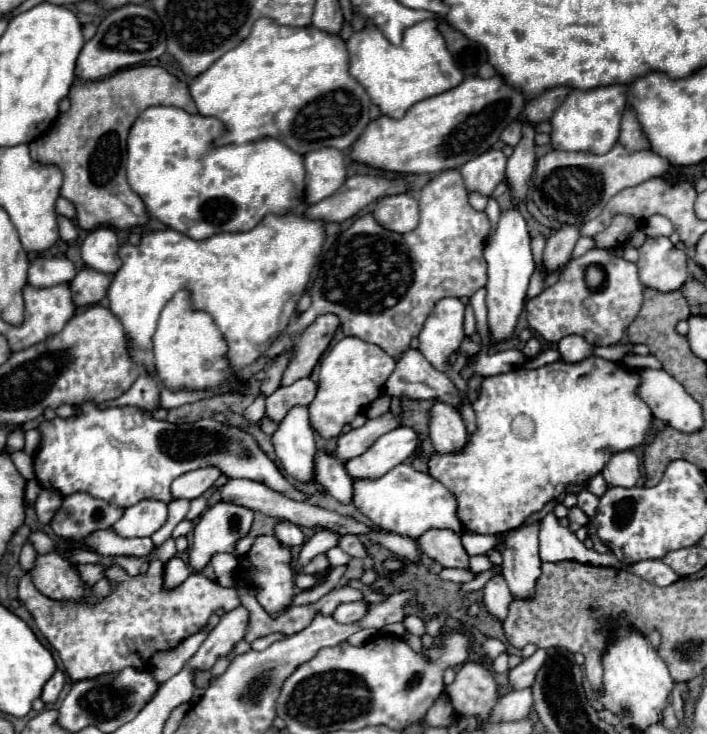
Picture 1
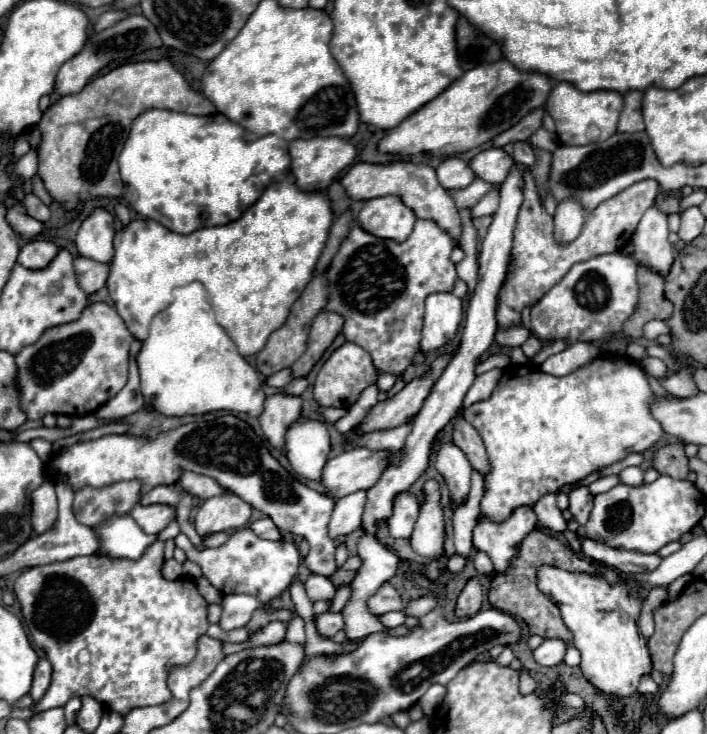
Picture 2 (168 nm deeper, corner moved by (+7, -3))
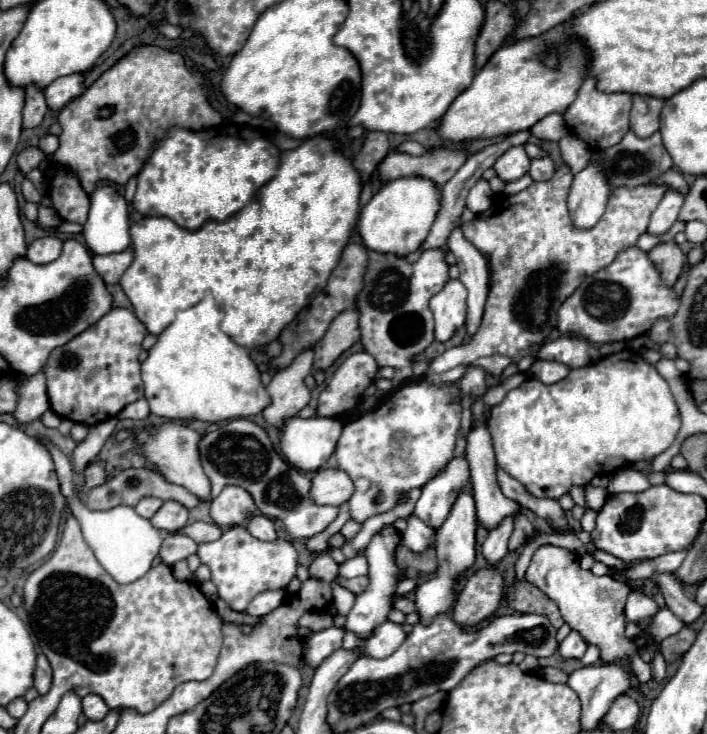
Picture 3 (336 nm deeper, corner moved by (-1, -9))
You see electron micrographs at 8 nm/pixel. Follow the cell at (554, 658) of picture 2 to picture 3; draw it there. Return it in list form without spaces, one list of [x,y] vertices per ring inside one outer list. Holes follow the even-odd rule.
[[[570,631],[570,635],[558,645],[558,653],[564,659],[582,659],[586,647],[588,645],[582,641],[582,637],[576,631]]]

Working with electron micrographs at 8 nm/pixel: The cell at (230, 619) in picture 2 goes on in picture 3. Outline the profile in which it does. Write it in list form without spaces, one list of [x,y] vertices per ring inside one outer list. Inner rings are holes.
[[[264,591],[252,599],[252,603],[246,607],[246,613],[250,617],[260,619],[270,611],[274,611],[276,607],[280,607],[284,603],[284,597],[286,597],[286,591]]]

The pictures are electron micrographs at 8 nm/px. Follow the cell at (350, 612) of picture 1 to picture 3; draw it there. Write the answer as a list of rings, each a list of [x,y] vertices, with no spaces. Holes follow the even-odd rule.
[[[328,627],[318,633],[312,633],[312,637],[306,643],[306,655],[304,655],[308,665],[316,669],[332,651],[342,647],[342,637],[344,629],[340,627]]]

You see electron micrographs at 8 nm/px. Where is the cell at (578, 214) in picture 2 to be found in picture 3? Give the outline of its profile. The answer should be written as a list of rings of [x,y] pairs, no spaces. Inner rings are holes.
[[[598,153],[584,171],[574,175],[568,193],[568,211],[572,215],[572,223],[580,229],[592,229],[598,223],[610,195],[610,185],[596,163],[596,157]]]

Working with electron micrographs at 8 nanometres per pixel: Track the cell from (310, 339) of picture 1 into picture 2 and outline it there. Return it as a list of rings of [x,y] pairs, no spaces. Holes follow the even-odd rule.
[[[322,311],[316,315],[312,329],[310,329],[310,337],[308,337],[308,349],[292,365],[294,377],[306,377],[310,373],[310,369],[316,365],[316,361],[320,361],[324,351],[332,345],[336,335],[342,331],[342,325],[344,325],[344,317],[338,313]]]

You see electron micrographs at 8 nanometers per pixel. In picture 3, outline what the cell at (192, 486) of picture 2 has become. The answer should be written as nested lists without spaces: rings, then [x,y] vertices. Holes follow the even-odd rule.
[[[166,423],[160,427],[148,427],[148,429],[138,431],[138,443],[142,447],[142,453],[146,455],[146,459],[150,463],[154,463],[158,467],[158,471],[164,475],[164,479],[168,483],[186,487],[200,501],[210,501],[212,499],[210,497],[210,479],[204,475],[202,465],[200,465],[198,441],[200,441],[200,435],[186,425]]]

